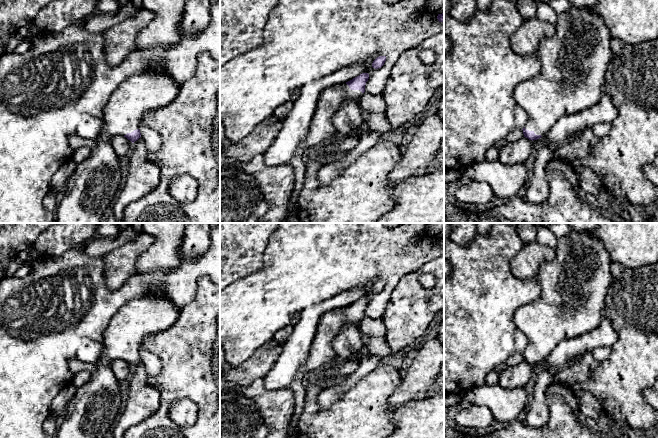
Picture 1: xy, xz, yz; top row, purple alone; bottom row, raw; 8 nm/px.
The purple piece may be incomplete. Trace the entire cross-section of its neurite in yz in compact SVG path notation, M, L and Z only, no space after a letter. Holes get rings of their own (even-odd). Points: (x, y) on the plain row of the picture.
M570 230L557 238L555 251L555 258L539 267L540 297L519 307L513 317L516 327L528 339L522 353L524 361L532 365L546 359L561 341L581 336L599 326L612 281L612 261L596 233Z

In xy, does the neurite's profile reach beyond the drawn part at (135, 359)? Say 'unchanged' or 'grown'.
grown

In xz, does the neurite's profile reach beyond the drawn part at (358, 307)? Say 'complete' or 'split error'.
split error

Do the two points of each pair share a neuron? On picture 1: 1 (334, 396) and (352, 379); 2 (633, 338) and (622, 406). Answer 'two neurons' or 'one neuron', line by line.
1: one neuron
2: one neuron

